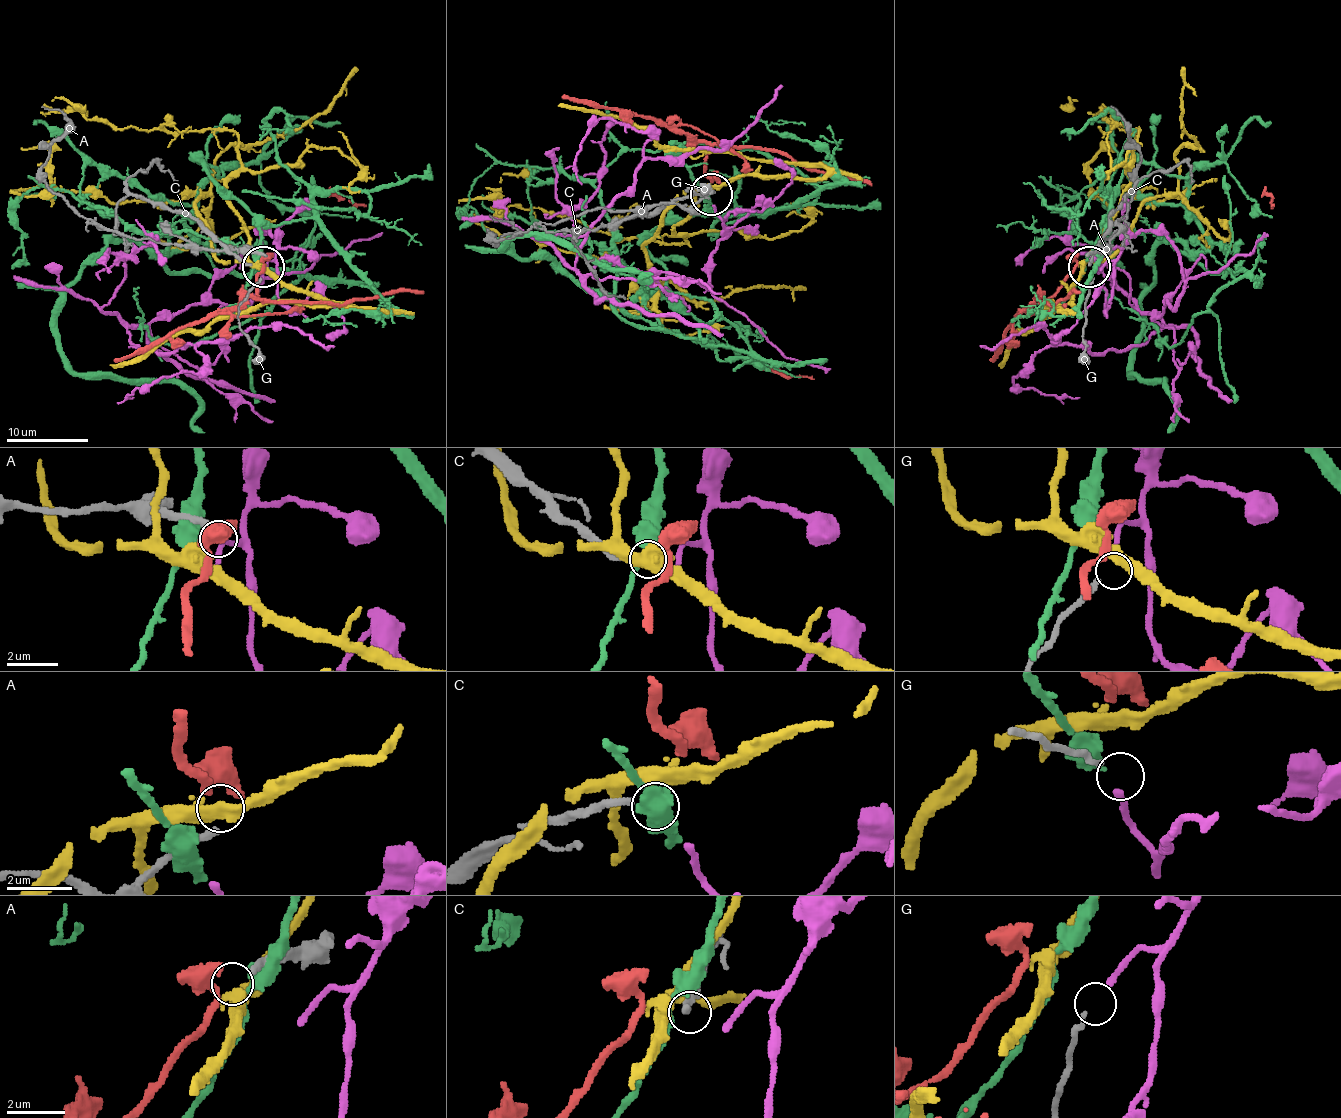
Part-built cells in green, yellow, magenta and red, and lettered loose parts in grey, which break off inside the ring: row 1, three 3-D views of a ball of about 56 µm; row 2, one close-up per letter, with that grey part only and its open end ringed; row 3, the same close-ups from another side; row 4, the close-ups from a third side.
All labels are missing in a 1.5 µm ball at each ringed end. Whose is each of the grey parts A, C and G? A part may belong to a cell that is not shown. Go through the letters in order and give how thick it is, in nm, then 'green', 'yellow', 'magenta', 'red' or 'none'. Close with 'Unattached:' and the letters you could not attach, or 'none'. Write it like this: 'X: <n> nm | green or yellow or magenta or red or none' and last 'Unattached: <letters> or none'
A: 240 nm | red
C: 280 nm | none
G: 180 nm | magenta
Unattached: C

